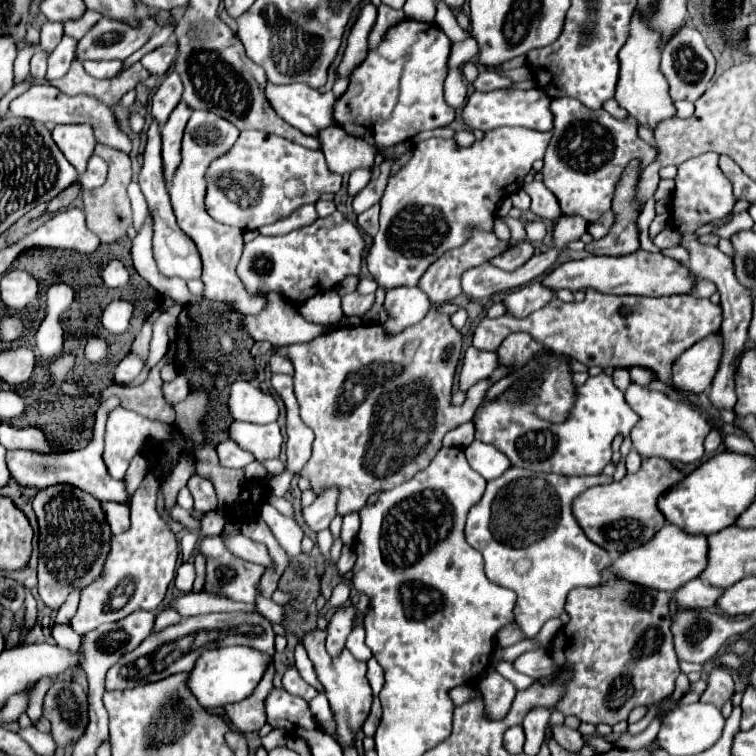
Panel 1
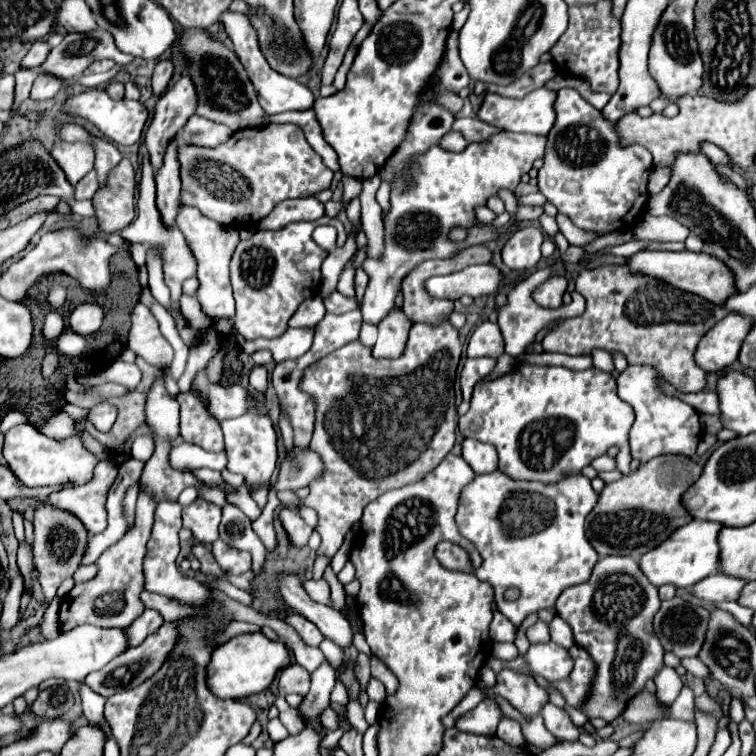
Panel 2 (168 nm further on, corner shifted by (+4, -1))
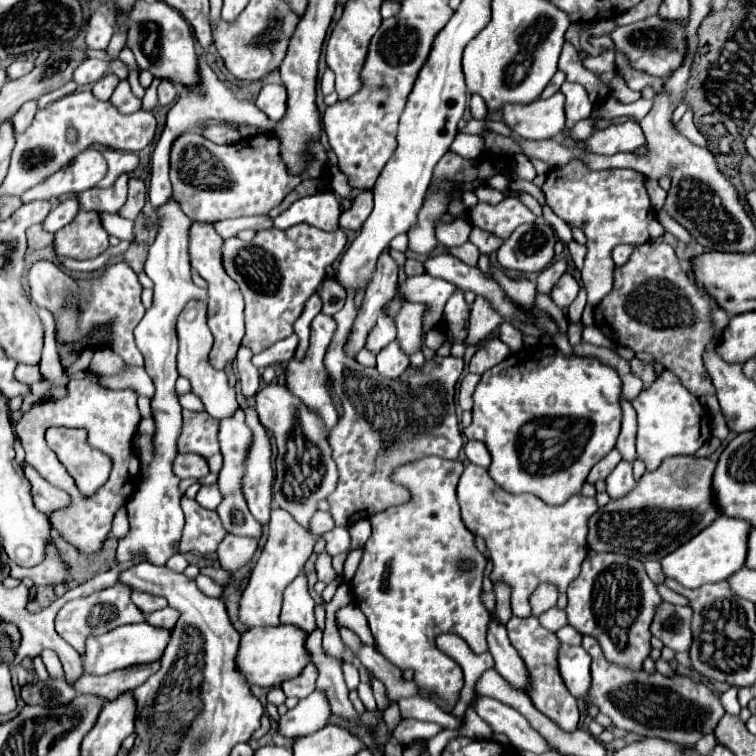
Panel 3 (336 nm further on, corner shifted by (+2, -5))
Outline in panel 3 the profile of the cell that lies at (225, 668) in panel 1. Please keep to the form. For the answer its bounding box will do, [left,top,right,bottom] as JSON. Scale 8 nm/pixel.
[236,625,310,687]

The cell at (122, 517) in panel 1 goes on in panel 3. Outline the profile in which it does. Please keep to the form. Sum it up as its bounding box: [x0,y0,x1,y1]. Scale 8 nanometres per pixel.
[24,463,70,515]

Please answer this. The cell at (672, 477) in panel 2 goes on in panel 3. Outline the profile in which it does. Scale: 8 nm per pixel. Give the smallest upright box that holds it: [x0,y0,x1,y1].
[588,457,720,563]

